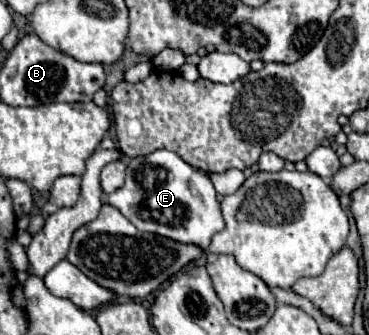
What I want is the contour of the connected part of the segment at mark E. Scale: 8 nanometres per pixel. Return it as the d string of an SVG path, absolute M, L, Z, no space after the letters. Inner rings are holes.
M155 150L147 156L131 158L125 184L105 196L105 202L119 208L141 232L159 234L183 244L197 244L201 248L207 248L211 236L225 228L217 192L209 176L197 172L179 154L169 150Z

